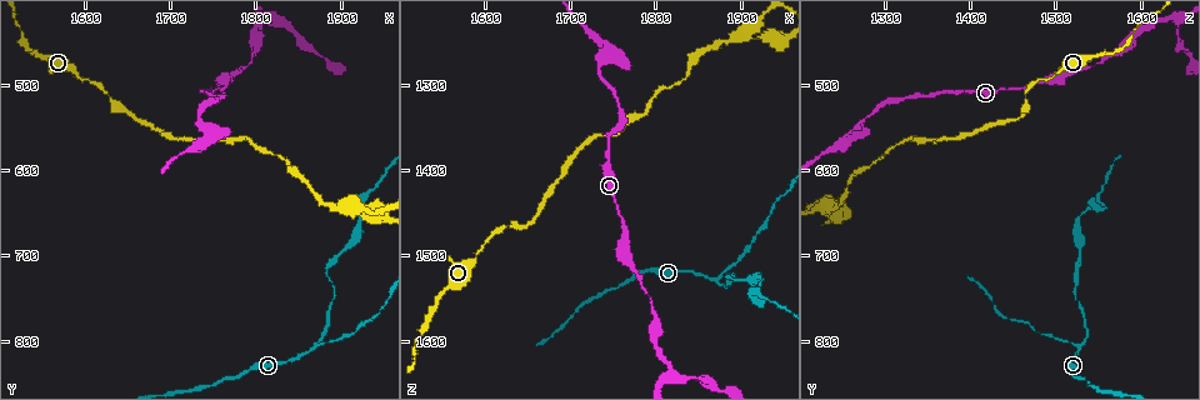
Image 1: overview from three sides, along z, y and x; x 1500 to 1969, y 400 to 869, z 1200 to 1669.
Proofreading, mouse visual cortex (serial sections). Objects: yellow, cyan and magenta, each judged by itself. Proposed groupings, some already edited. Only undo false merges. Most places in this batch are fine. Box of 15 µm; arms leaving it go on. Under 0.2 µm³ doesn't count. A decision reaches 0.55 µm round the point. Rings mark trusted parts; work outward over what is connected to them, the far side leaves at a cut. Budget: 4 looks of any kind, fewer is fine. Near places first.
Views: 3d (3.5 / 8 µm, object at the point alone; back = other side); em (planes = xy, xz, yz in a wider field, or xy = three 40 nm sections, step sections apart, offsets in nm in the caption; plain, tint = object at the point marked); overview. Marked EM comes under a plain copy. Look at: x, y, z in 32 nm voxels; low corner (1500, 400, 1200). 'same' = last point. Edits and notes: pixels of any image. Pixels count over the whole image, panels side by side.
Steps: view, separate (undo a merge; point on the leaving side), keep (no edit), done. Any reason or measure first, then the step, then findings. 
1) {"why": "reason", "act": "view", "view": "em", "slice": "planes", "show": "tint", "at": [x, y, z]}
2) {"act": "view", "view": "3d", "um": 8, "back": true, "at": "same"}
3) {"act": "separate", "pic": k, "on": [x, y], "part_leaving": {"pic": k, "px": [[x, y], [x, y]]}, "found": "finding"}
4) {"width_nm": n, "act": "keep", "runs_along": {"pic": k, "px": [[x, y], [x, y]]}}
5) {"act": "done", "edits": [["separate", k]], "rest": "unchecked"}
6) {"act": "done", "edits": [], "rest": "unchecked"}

{"why": "a narrow waist", "act": "view", "view": "3d", "um": 3.5, "at": [1840, 435, 1640]}

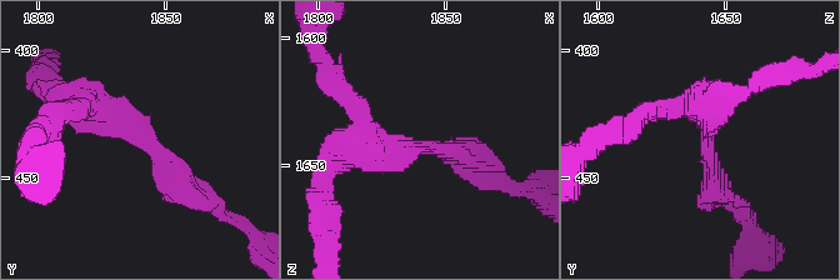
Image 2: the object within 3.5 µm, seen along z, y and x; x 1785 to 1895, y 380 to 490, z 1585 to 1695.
{"why": "shape alone is not enough", "act": "view", "view": "em", "slice": "xy", "step": 3, "show": "tint", "at": [1842, 433, 1643]}

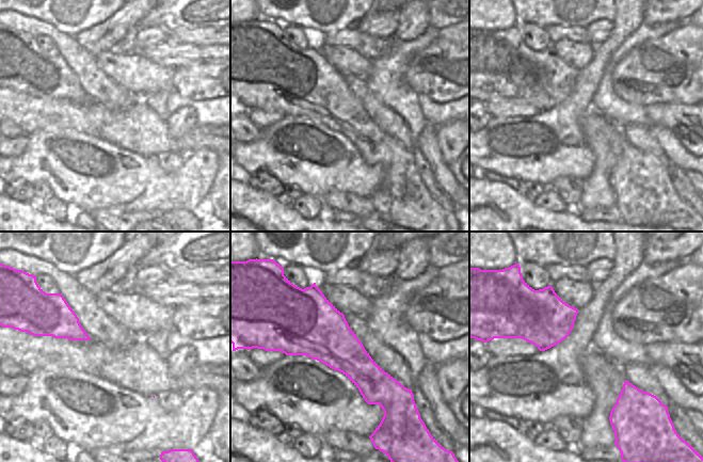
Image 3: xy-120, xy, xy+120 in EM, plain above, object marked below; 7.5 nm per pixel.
{"arm_widths_nm": [250, 400], "act": "keep", "runs_along": {"pic": 2, "px": [[85, 105], [131, 125], [200, 198]]}, "found": "all the same cell"}

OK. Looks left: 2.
{"why": "three arms meet", "act": "view", "view": "3d", "um": 3.5, "at": [1870, 805, 1530]}

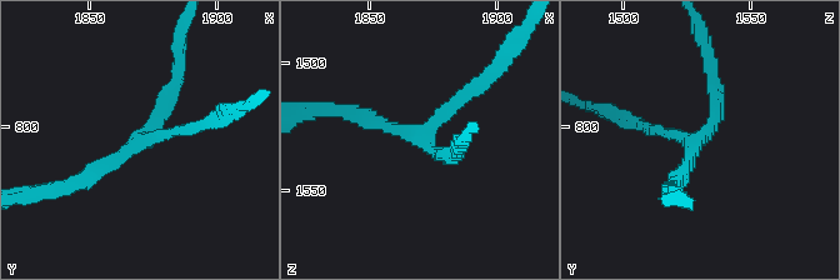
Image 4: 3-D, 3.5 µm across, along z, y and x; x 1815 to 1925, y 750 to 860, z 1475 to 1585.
{"arms": 3, "arm_widths_nm": [200, 200, 200], "act": "view", "view": "em", "slice": "xy", "step": 3, "show": "tint", "at": [1870, 807, 1529]}

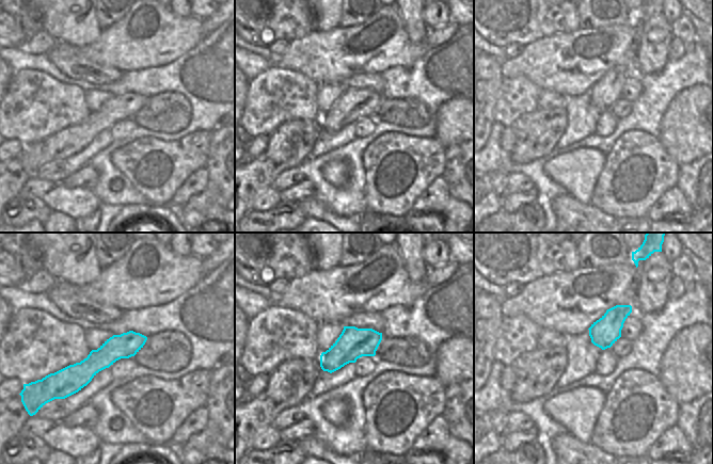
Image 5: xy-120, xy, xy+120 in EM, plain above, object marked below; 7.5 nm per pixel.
{"act": "keep", "runs_along": {"pic": 5, "px": [[143, 338], [53, 382]]}, "found": "all the same cell"}

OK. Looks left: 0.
{"act": "done", "edits": [], "rest": "unchecked"}

